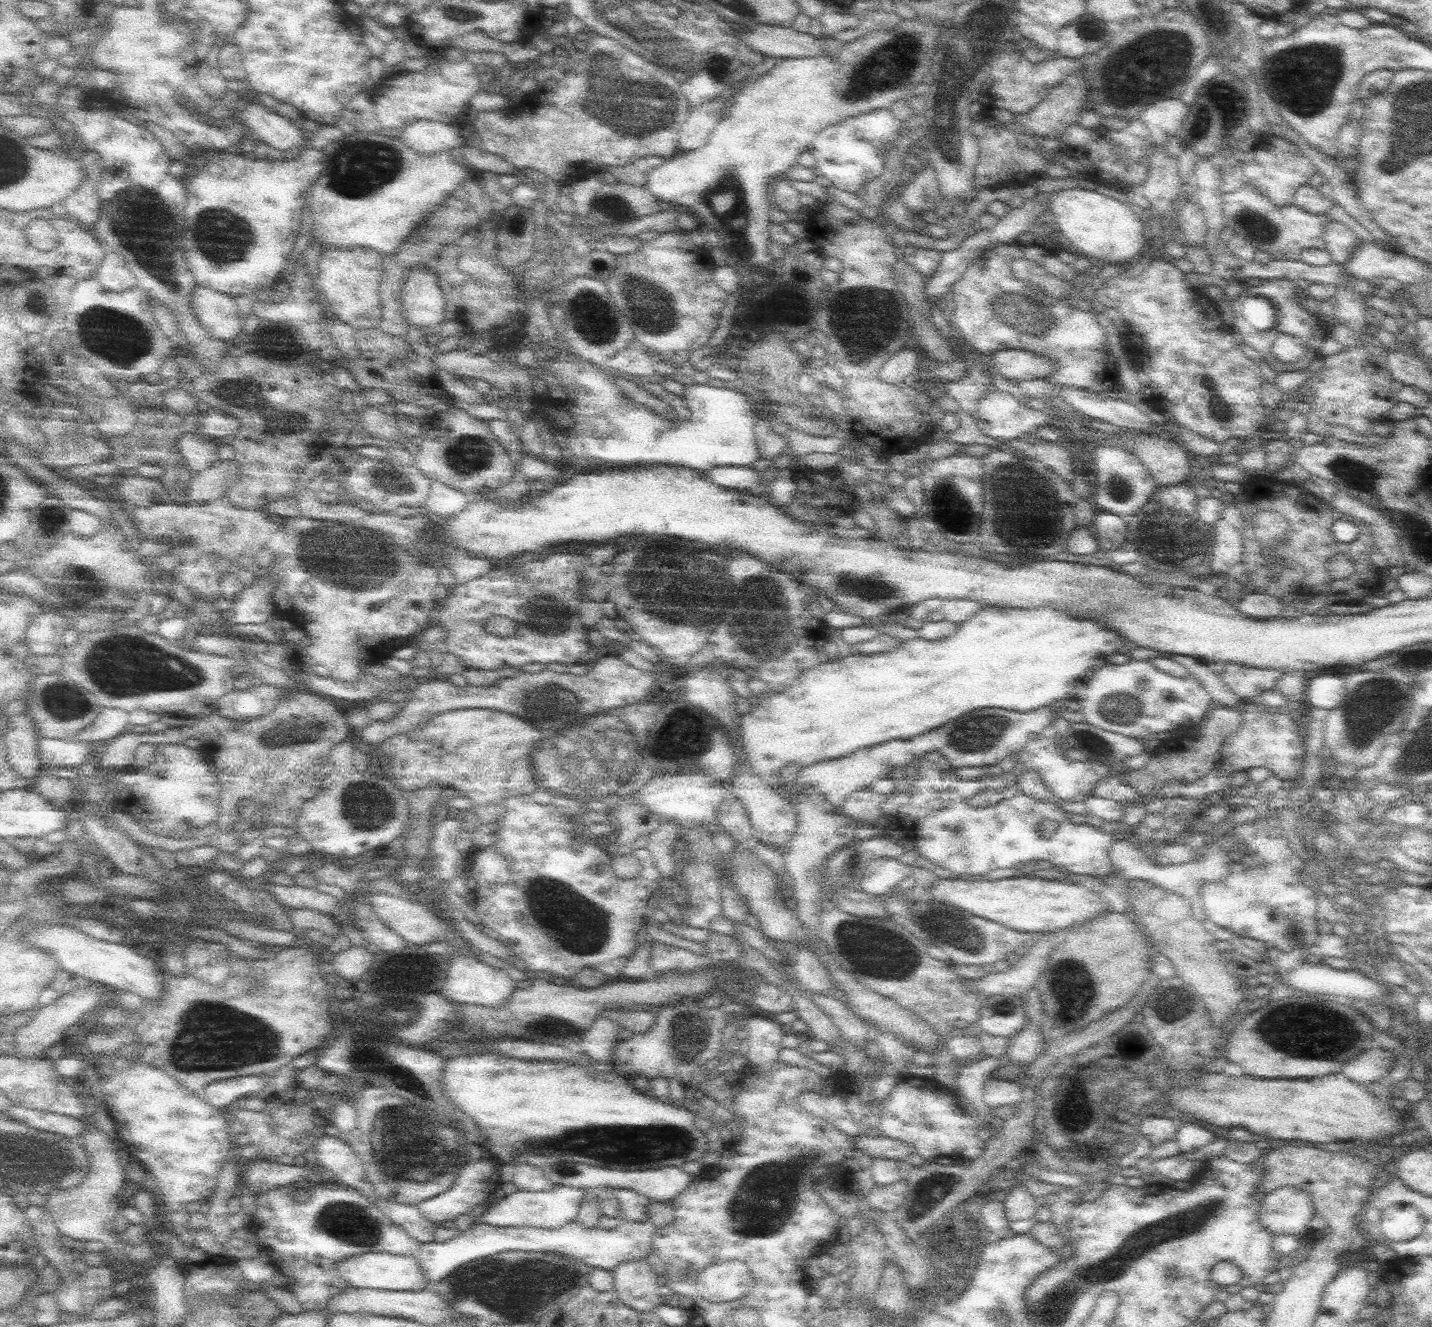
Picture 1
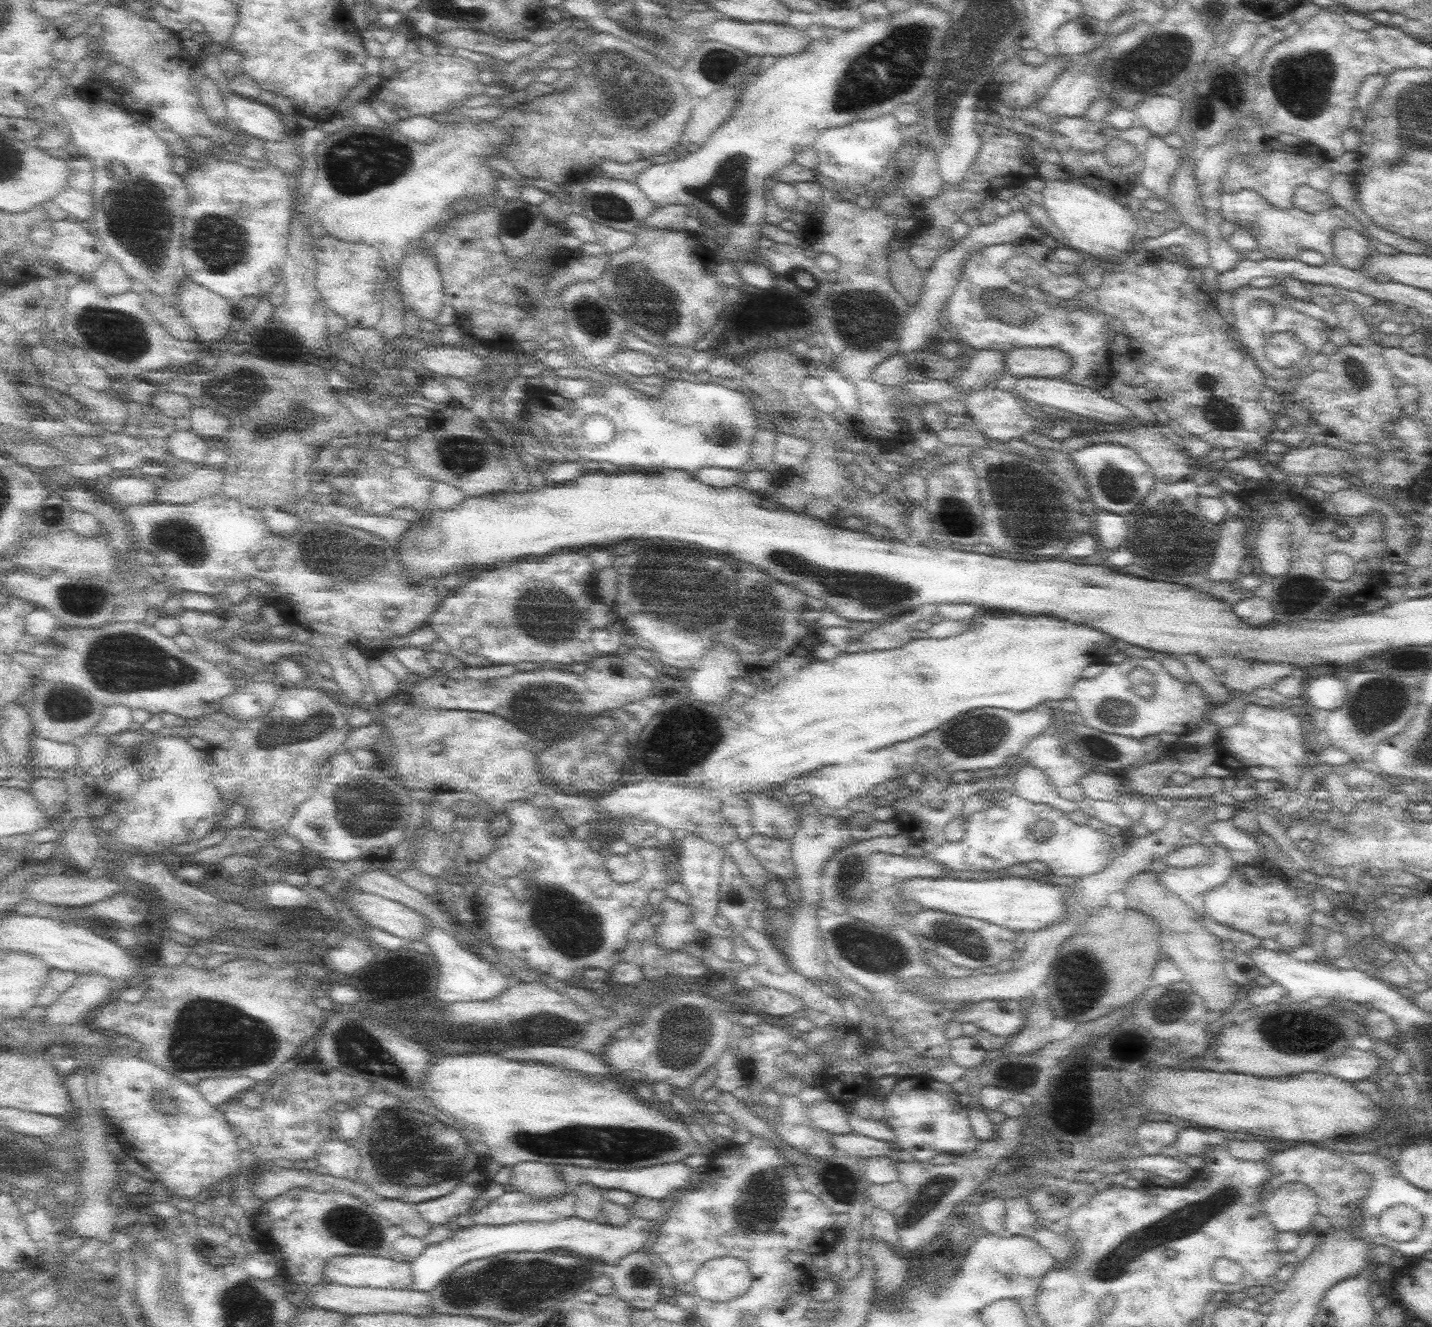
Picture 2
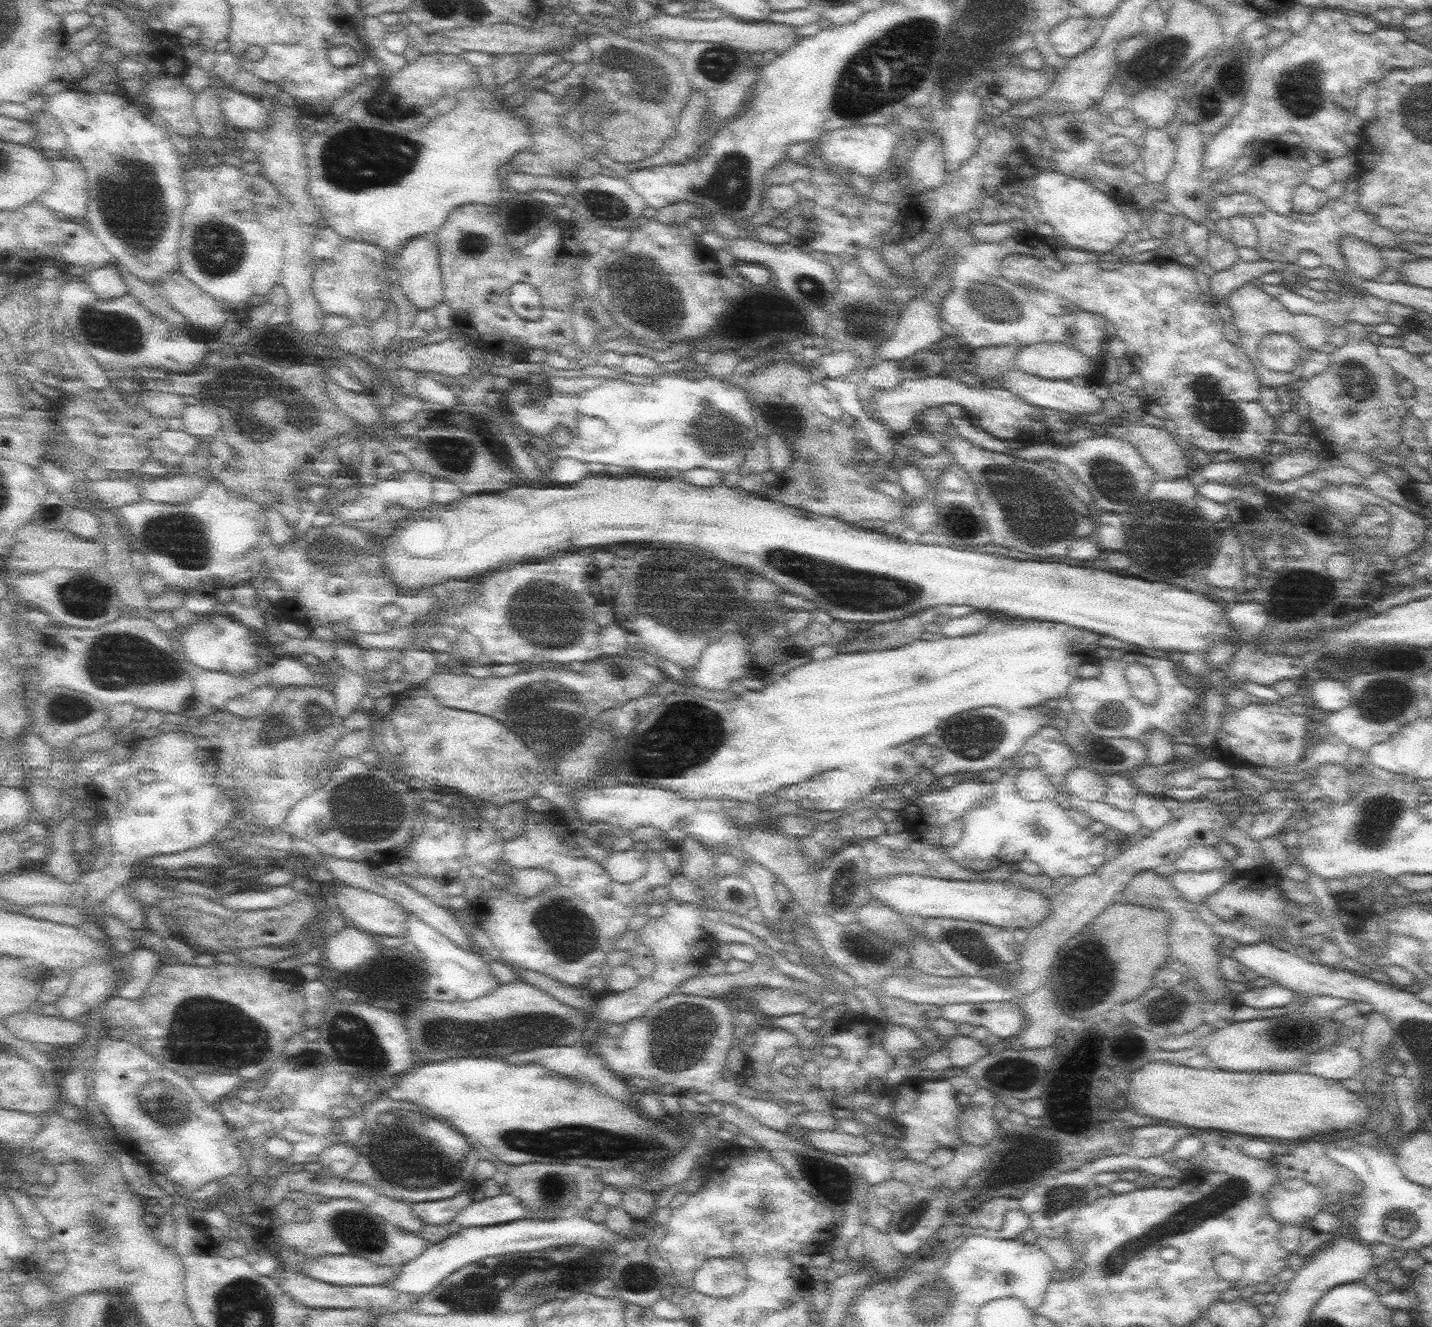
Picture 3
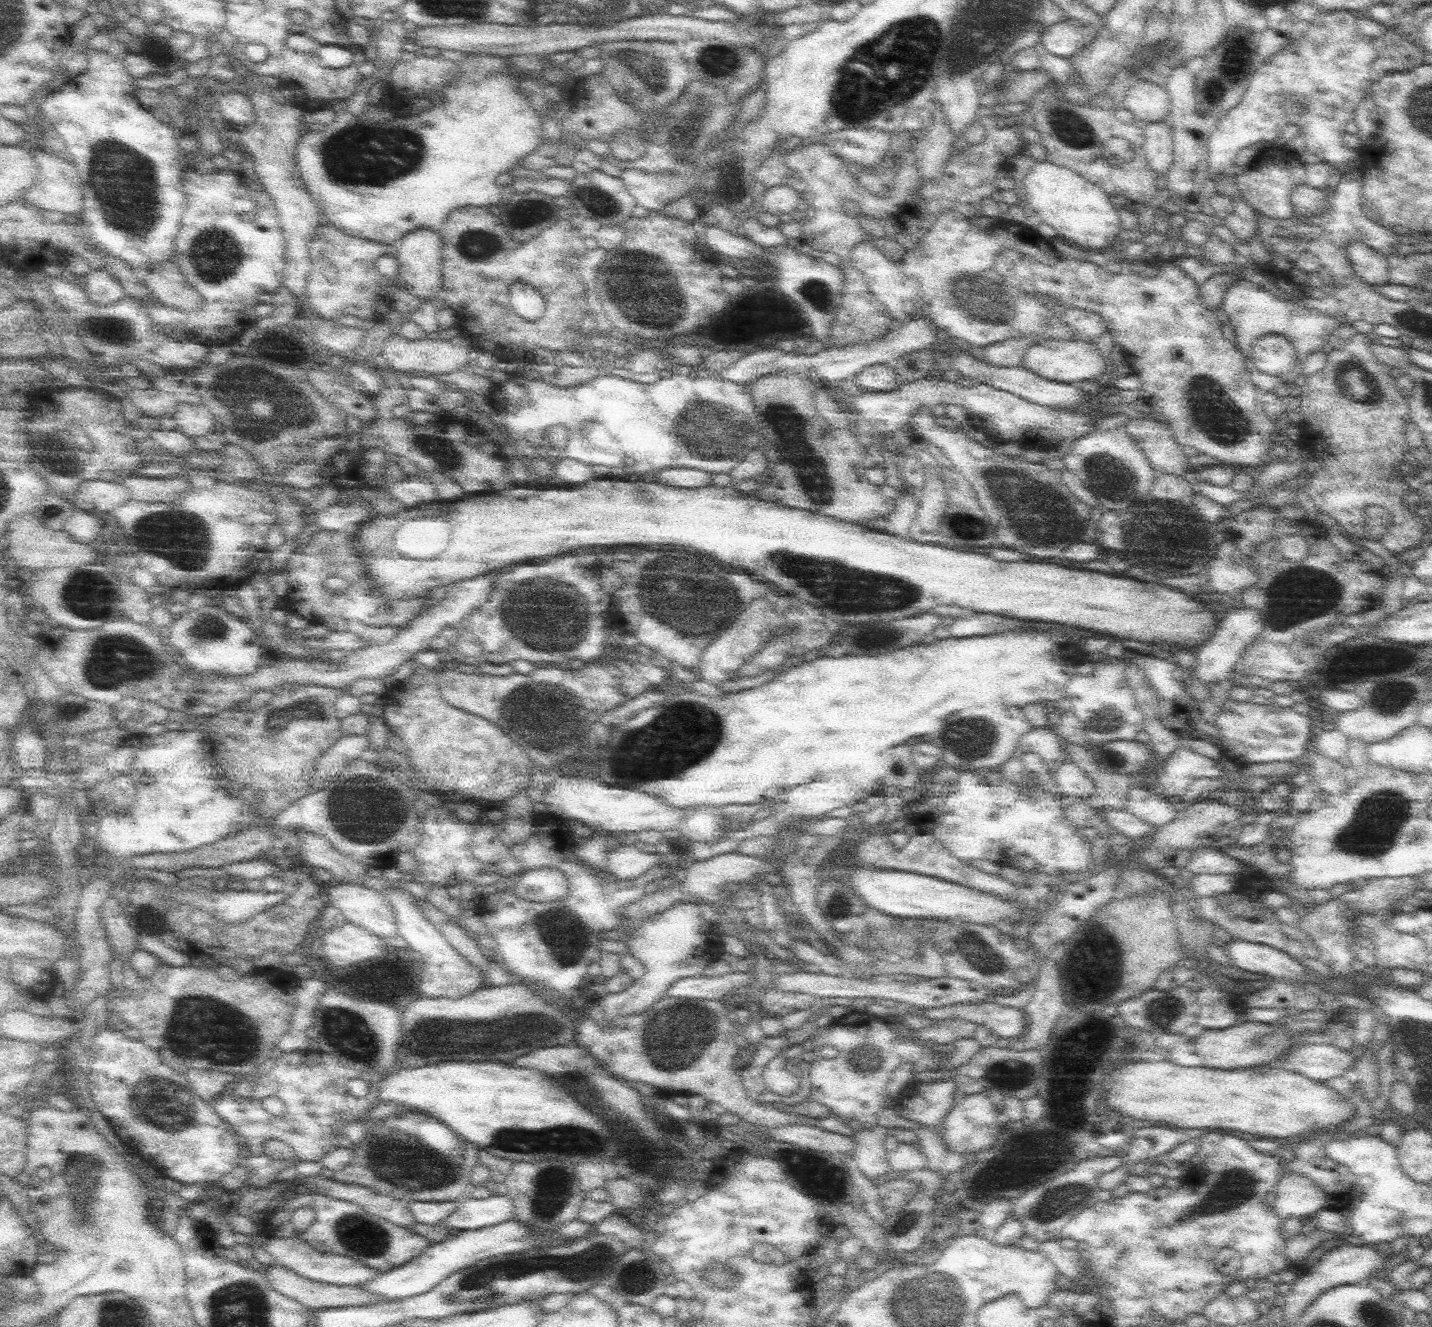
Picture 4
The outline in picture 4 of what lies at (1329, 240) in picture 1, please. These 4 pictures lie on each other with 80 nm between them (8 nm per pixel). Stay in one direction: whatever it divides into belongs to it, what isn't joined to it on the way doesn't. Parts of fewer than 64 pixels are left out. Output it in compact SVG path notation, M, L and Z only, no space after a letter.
M1354 241L1347 246L1347 253L1355 273L1368 284L1376 287L1389 282L1390 268L1386 255L1364 241Z

